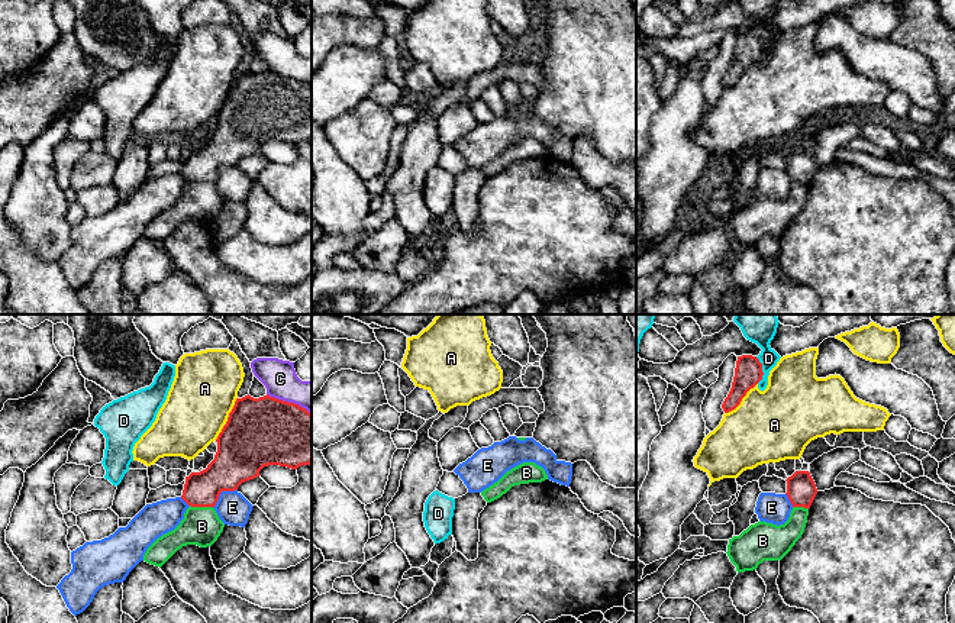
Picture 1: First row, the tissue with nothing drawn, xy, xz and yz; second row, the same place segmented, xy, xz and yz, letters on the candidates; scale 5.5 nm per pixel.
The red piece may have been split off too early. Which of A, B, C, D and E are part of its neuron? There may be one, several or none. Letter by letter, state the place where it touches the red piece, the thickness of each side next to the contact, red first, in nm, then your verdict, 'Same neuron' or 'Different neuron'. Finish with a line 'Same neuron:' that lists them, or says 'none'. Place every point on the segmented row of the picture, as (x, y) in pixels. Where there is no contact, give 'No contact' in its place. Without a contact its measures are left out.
A: Touches red at xy (228, 419). Thickness 380 nm (red) against 360 nm. Different neuron
B: Touches red at xy (202, 506). Thickness 200 nm (red) against 220 nm. Different neuron
C: Touches red at xy (287, 402). Thickness 380 nm (red) against 190 nm. Different neuron
D: Touches red at yz (761, 370). Thickness 160 nm (red) against 200 nm. Different neuron
E: Touches red at xy (220, 491). Thickness 280 nm (red) against 180 nm. Different neuron
Same neuron: none

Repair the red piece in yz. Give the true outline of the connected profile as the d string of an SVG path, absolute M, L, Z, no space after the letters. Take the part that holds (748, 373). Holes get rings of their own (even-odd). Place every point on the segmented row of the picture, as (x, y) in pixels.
M738 356L732 388L722 404L723 411L735 410L746 393L762 380L762 375L762 364L756 356Z

